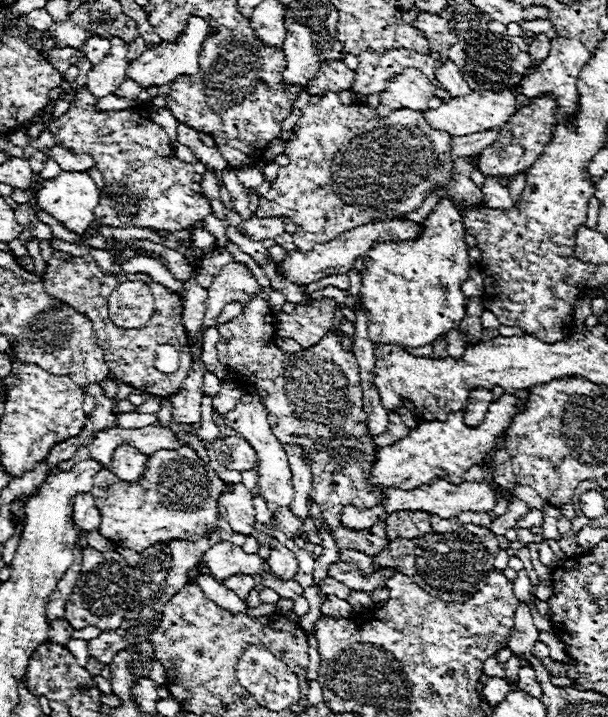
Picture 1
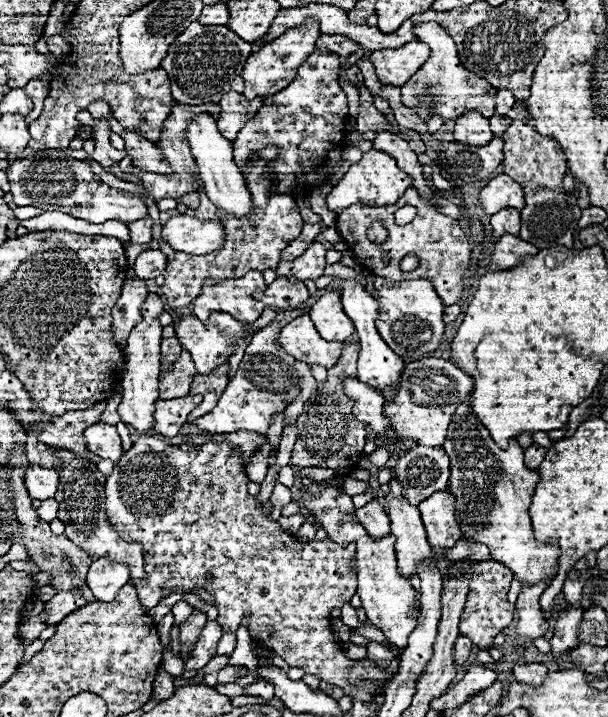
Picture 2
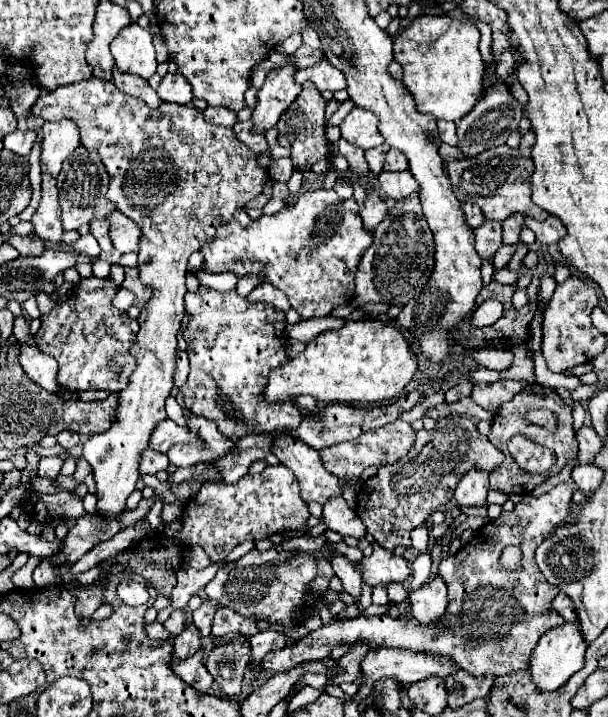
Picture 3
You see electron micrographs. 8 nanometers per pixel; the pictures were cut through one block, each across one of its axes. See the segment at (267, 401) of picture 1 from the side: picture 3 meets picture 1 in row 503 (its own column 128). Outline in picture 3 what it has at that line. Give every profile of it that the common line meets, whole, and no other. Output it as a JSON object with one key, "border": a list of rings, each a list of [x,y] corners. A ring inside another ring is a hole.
{"border":[[[80,278],[80,282],[72,288],[70,296],[54,306],[50,314],[40,316],[42,326],[34,334],[34,342],[42,352],[48,352],[56,358],[58,370],[58,384],[66,390],[108,390],[120,392],[128,386],[128,376],[136,368],[136,358],[130,354],[132,344],[136,342],[138,322],[132,320],[126,312],[120,312],[112,306],[112,298],[118,292],[118,284],[108,278]]]}

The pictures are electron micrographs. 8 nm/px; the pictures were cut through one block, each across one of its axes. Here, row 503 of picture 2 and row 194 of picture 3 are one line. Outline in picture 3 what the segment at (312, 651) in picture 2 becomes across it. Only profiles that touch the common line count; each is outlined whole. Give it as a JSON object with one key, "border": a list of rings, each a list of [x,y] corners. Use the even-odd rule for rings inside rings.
{"border":[[[90,78],[76,84],[66,84],[50,92],[42,92],[36,104],[30,108],[32,116],[38,116],[48,122],[56,122],[62,118],[74,120],[80,128],[82,146],[90,152],[98,152],[102,164],[110,174],[110,188],[106,198],[116,204],[116,210],[134,220],[140,230],[140,250],[138,250],[138,270],[140,280],[152,288],[152,298],[146,302],[144,310],[138,316],[140,332],[132,346],[132,354],[136,356],[136,370],[130,376],[128,388],[118,394],[118,408],[114,412],[114,422],[108,432],[100,432],[90,436],[84,442],[84,458],[92,466],[92,474],[96,480],[96,496],[98,510],[96,514],[104,520],[112,520],[126,510],[126,498],[134,492],[136,482],[140,478],[140,454],[148,448],[148,440],[158,422],[166,418],[164,402],[174,386],[174,368],[176,368],[176,334],[180,322],[184,318],[184,296],[186,296],[186,272],[188,258],[192,252],[200,250],[208,240],[214,238],[218,224],[232,218],[232,214],[244,208],[254,196],[262,192],[262,184],[268,174],[258,166],[258,152],[250,150],[242,144],[232,128],[210,126],[202,110],[194,106],[180,106],[164,102],[160,108],[148,108],[142,100],[120,92],[112,82],[102,78]]]}

